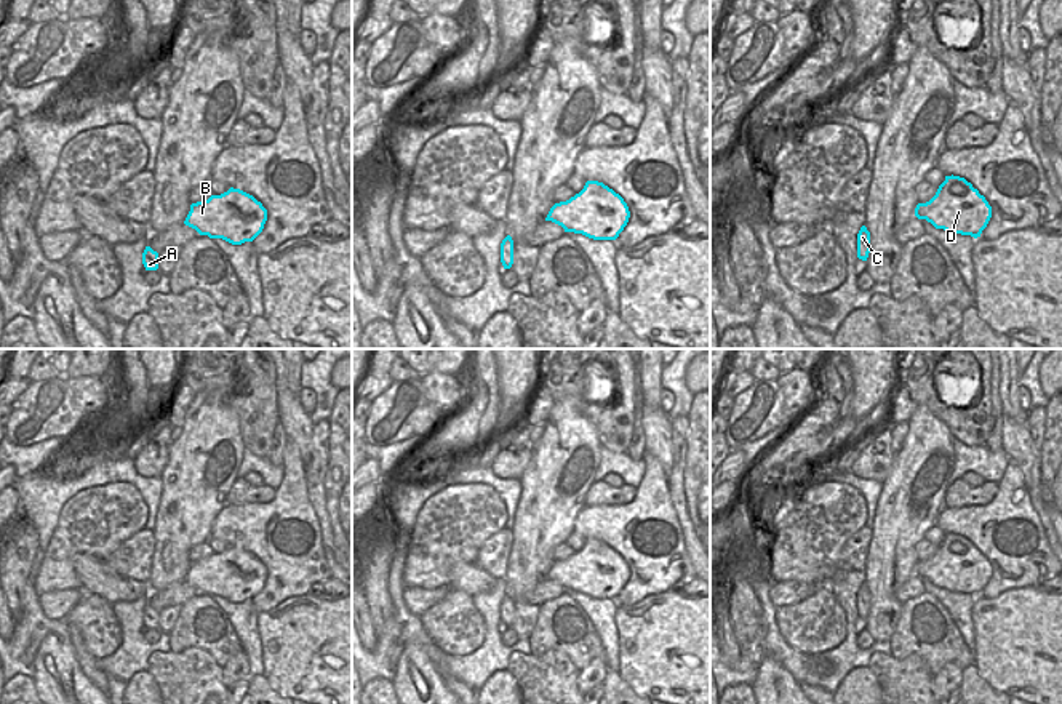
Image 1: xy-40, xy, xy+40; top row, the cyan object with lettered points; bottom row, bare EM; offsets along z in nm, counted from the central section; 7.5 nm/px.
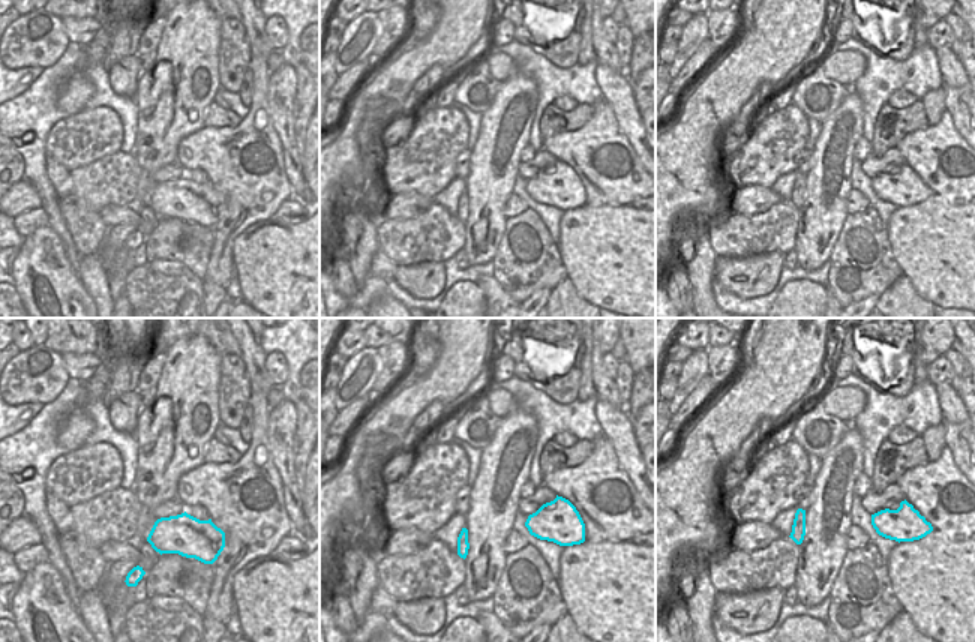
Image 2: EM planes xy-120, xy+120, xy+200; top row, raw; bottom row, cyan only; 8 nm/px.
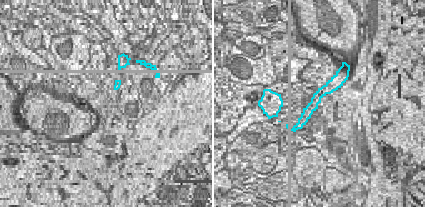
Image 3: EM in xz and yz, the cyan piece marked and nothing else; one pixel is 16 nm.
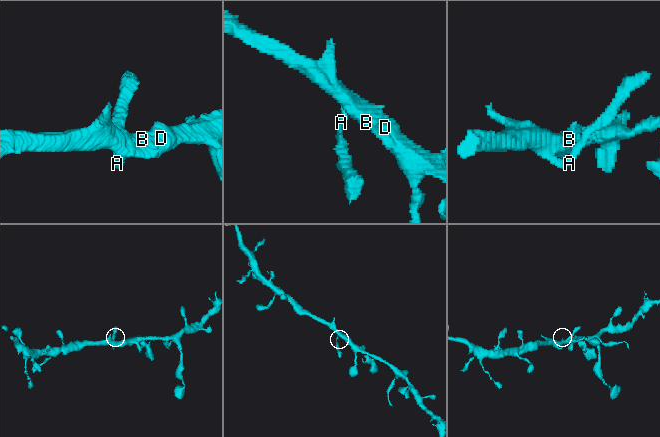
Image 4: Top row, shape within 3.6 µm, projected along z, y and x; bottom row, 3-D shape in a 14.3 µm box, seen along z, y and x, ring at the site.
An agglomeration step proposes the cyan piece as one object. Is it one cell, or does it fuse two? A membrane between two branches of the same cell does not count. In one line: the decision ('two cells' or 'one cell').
one cell

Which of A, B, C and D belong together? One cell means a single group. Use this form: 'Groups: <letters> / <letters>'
Groups: A B C D

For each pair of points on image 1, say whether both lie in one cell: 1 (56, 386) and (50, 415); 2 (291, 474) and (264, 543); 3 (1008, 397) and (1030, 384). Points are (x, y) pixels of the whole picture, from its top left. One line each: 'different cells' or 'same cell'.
1: same cell
2: same cell
3: different cells

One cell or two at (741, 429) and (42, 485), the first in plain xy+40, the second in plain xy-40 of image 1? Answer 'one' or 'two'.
two

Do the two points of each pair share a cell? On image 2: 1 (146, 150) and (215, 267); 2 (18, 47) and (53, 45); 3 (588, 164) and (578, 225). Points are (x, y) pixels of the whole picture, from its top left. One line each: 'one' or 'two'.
1: two
2: one
3: two

